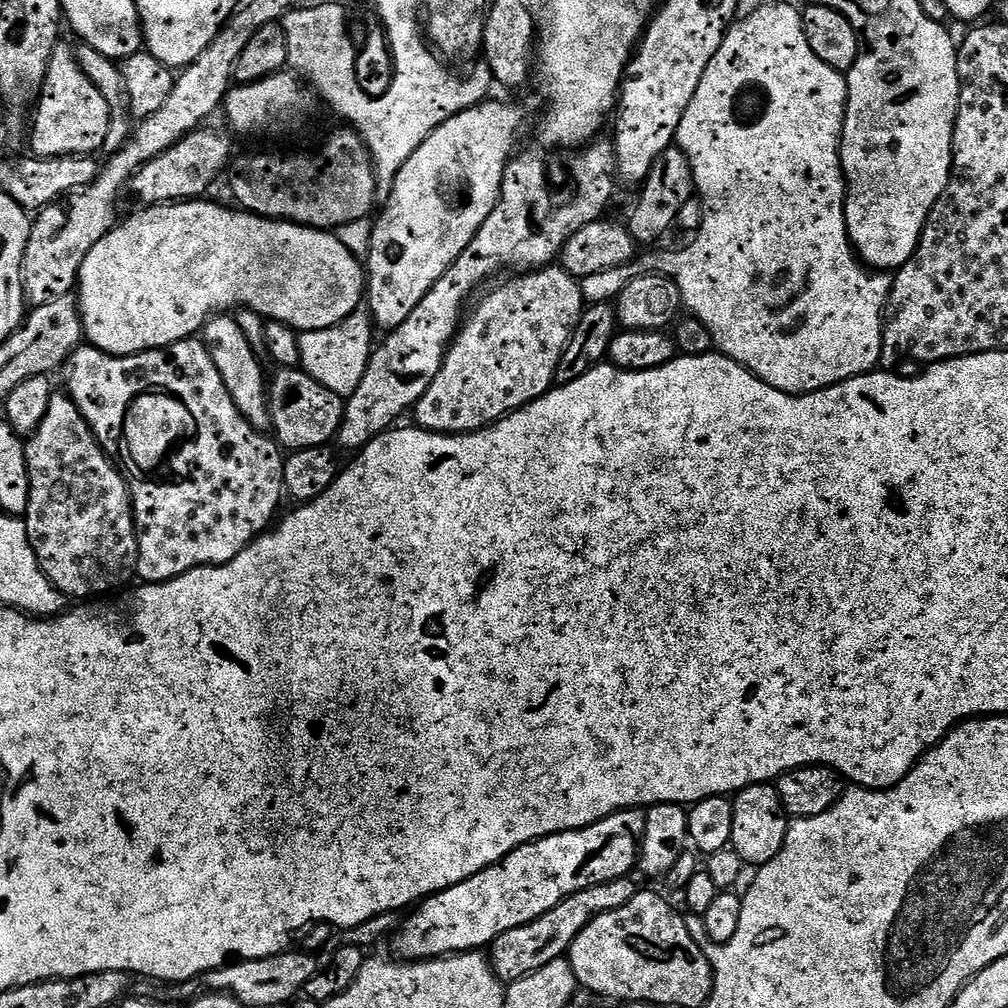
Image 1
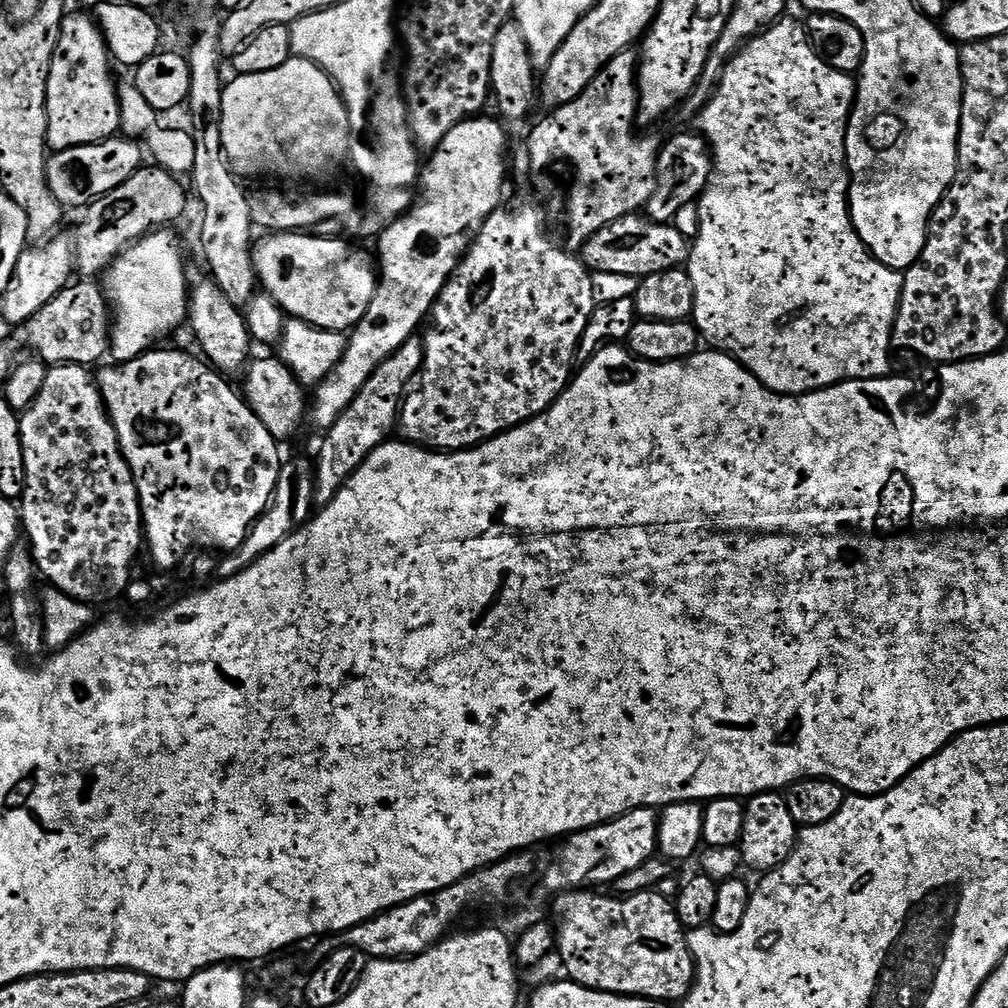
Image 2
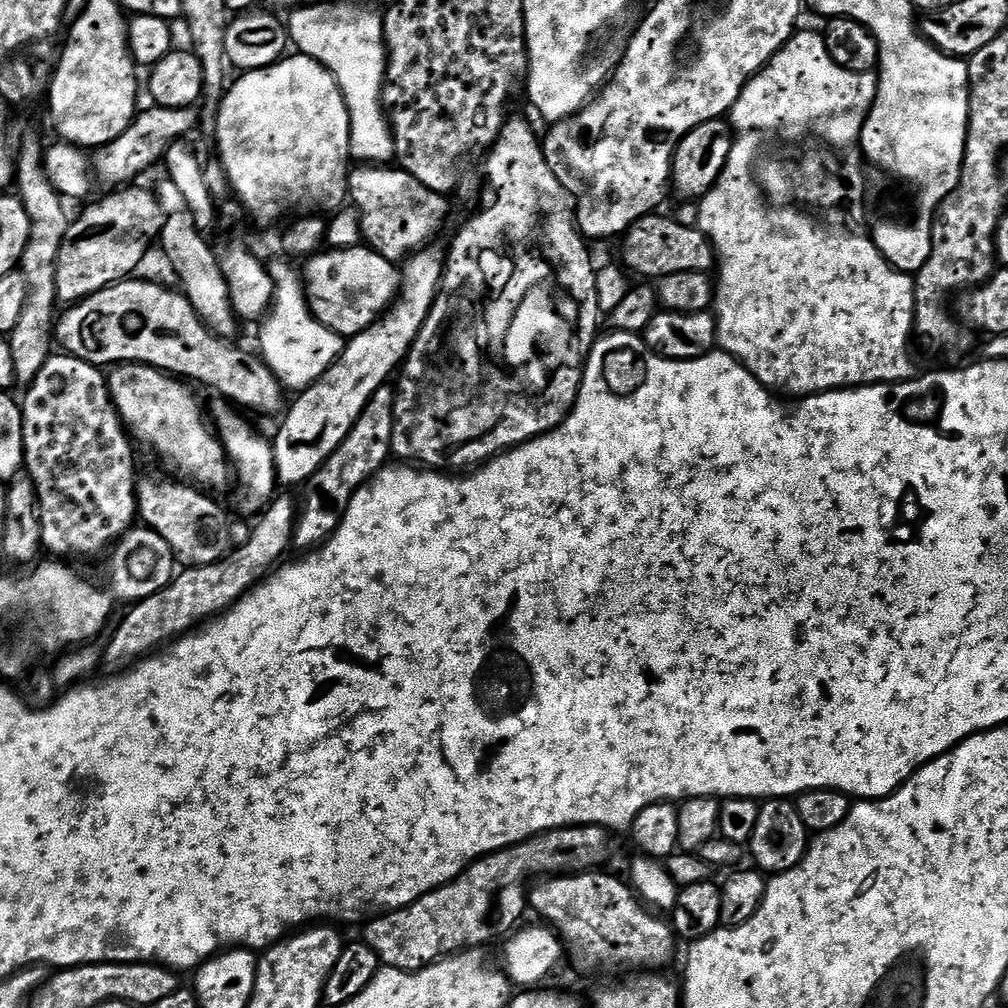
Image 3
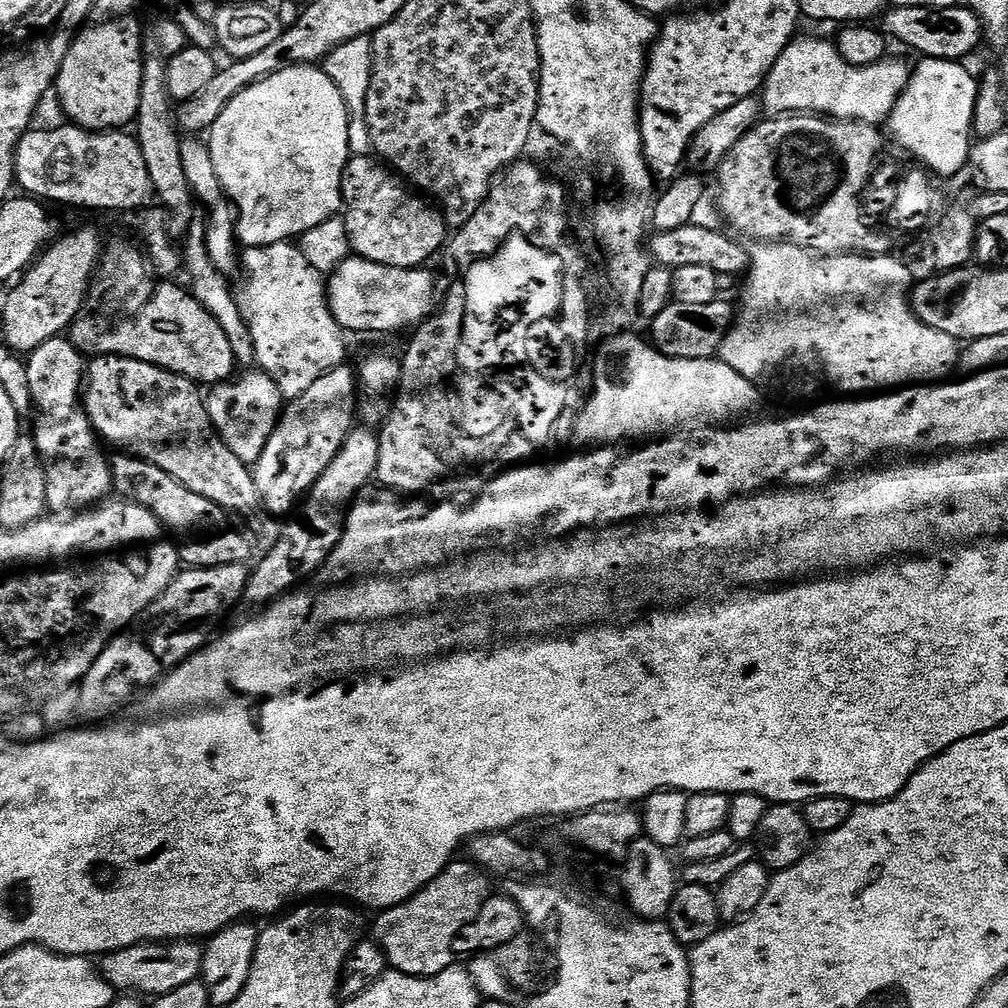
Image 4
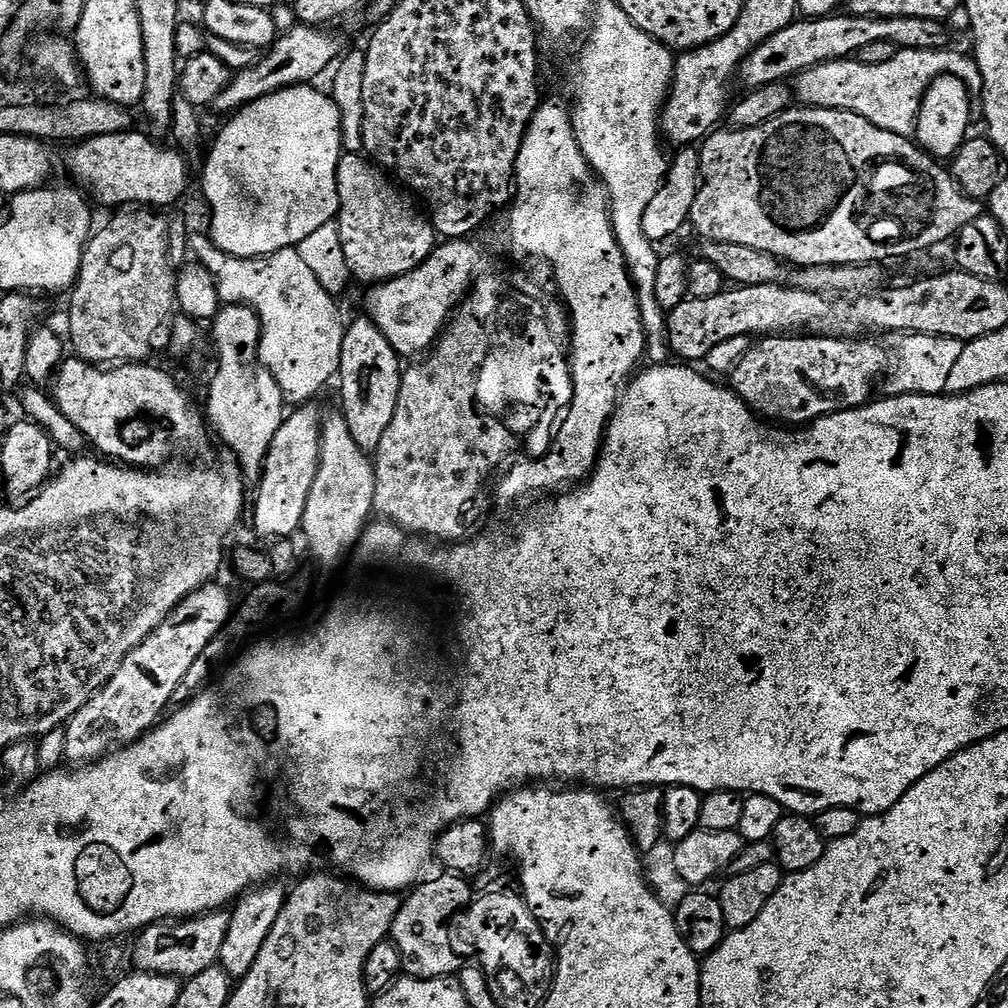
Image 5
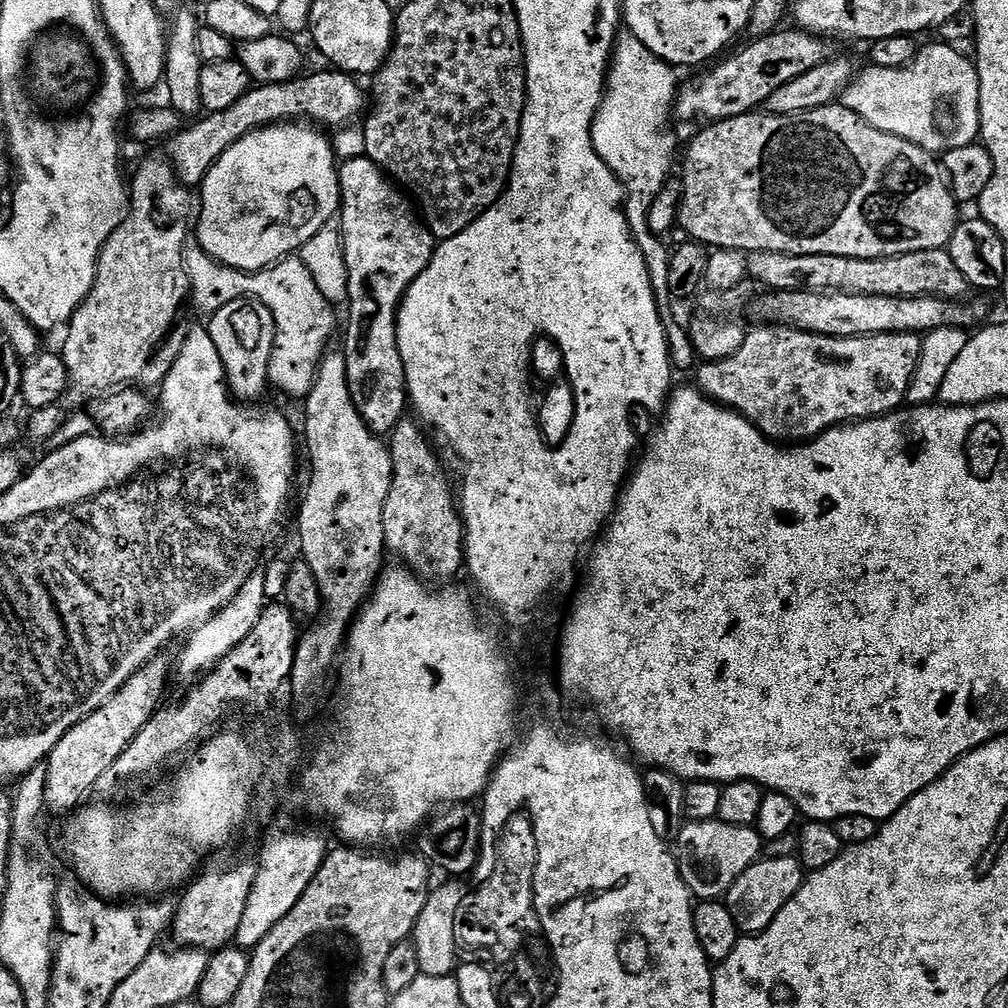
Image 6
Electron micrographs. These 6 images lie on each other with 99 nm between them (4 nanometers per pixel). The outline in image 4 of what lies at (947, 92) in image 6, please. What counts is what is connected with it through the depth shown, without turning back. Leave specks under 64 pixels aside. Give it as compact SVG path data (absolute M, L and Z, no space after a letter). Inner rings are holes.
M793 39L768 71L762 89L762 108L773 117L785 114L819 114L834 120L860 120L883 125L896 100L908 85L909 65L885 58L870 66L850 66L828 40Z

